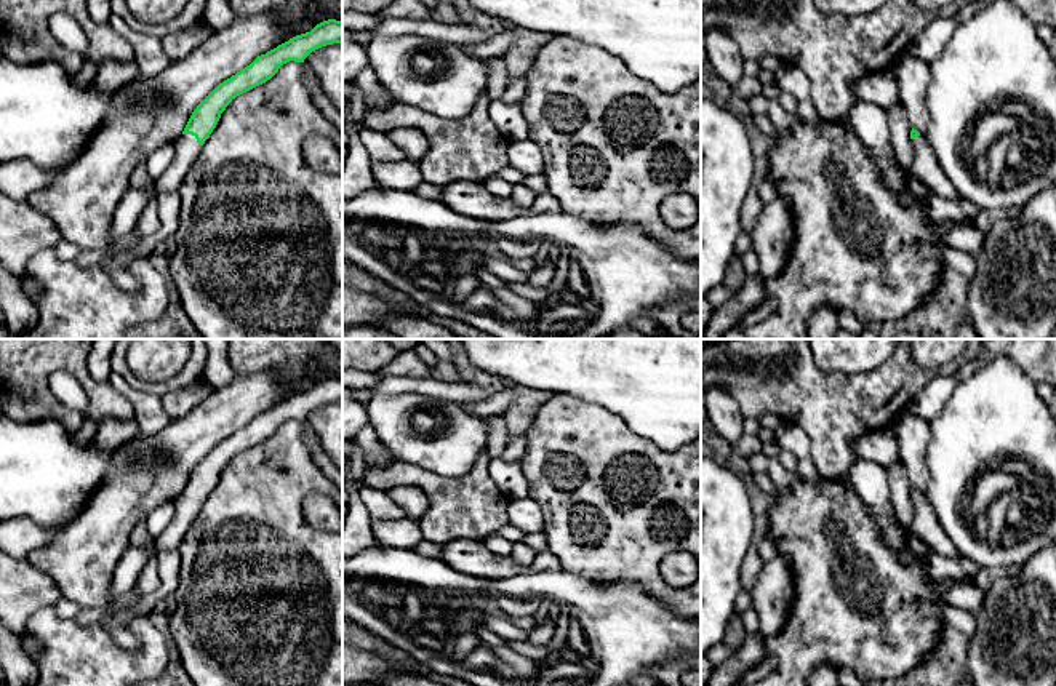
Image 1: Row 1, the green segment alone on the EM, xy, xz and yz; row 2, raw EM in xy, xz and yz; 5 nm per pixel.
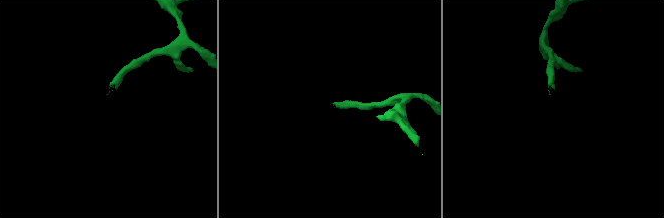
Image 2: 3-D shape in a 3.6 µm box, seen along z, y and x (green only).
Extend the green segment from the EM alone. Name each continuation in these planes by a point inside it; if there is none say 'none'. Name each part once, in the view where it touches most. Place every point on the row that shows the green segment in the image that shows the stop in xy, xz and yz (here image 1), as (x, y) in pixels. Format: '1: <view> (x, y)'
1: xy (186, 149)

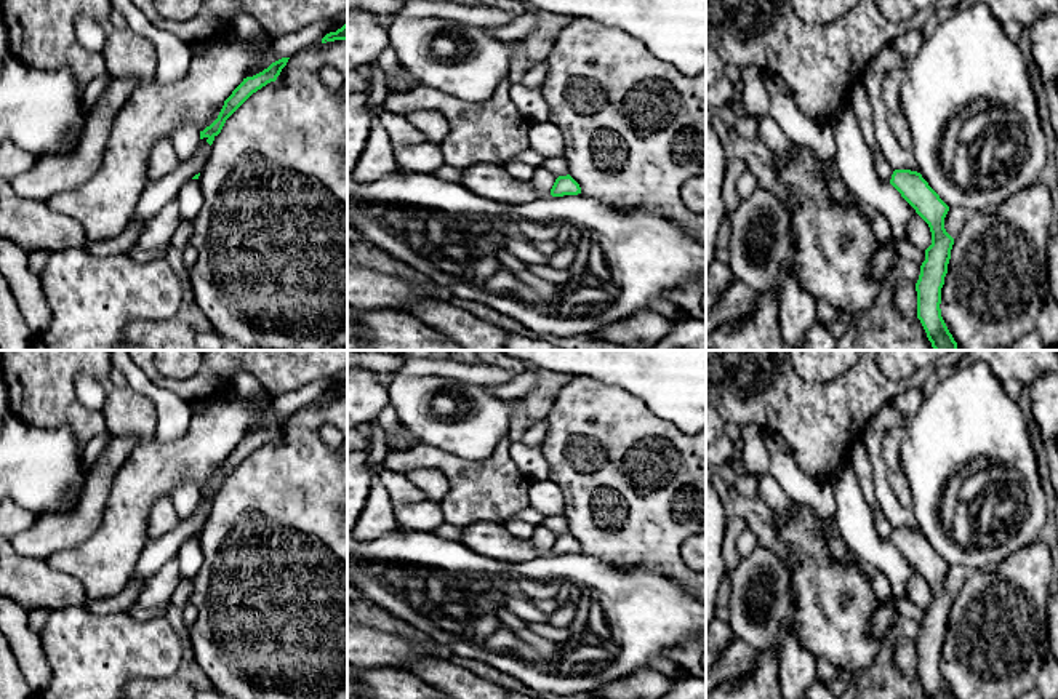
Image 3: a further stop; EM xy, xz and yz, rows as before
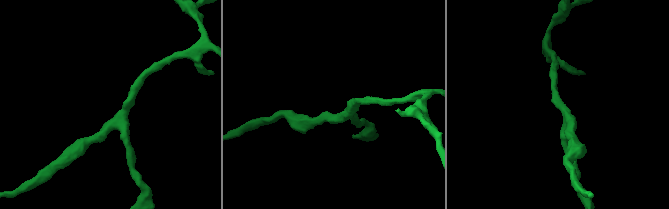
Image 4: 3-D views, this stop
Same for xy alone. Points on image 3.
none

